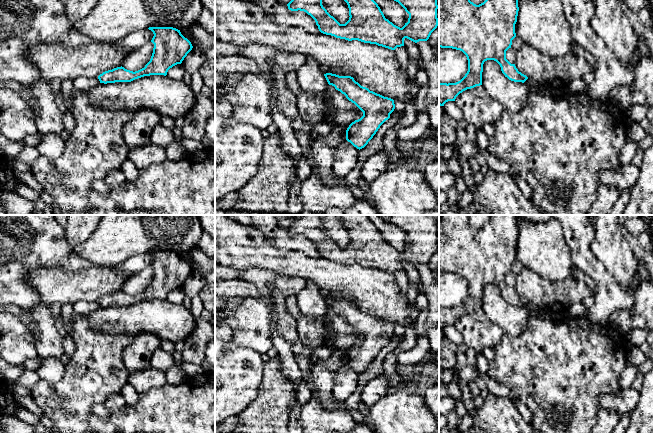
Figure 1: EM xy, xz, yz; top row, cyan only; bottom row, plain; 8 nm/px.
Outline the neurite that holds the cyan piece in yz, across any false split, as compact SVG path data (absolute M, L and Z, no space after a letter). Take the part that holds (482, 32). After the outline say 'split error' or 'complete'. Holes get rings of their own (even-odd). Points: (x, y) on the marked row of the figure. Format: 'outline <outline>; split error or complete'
outline M439 0L439 47L452 48L462 51L468 60L468 71L456 83L439 83L439 105L444 106L448 101L455 101L456 97L467 89L482 85L483 64L487 60L496 61L502 73L509 80L524 83L528 77L518 71L515 64L506 59L506 51L511 48L512 40L516 37L515 24L518 16L518 0L485 0L476 5L470 0Z; complete

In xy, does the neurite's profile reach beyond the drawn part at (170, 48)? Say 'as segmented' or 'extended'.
as segmented

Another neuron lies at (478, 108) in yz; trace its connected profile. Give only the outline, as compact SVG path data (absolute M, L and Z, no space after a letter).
M482 85L463 91L454 102L462 111L464 121L478 129L486 123L495 124L504 111L503 106L492 99Z

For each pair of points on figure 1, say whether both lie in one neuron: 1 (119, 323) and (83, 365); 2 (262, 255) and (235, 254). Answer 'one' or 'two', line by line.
1: two
2: one

